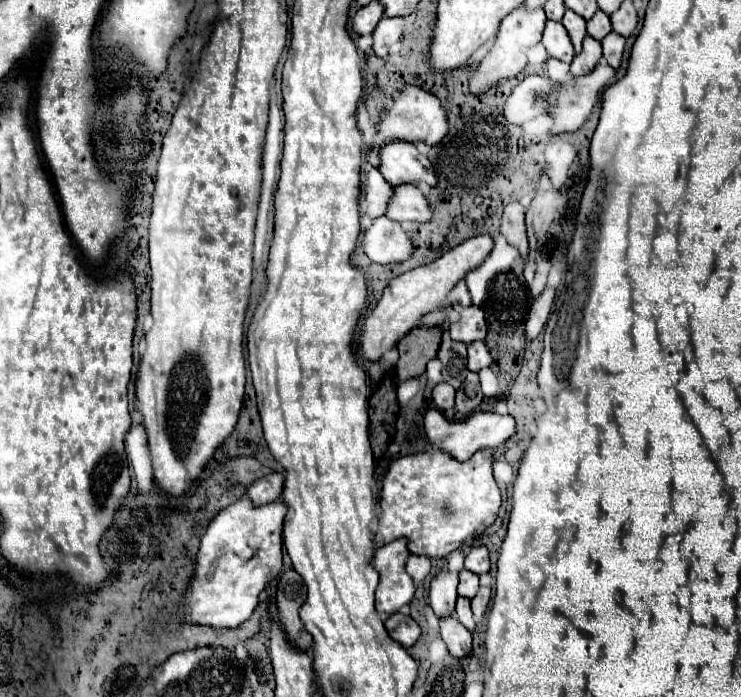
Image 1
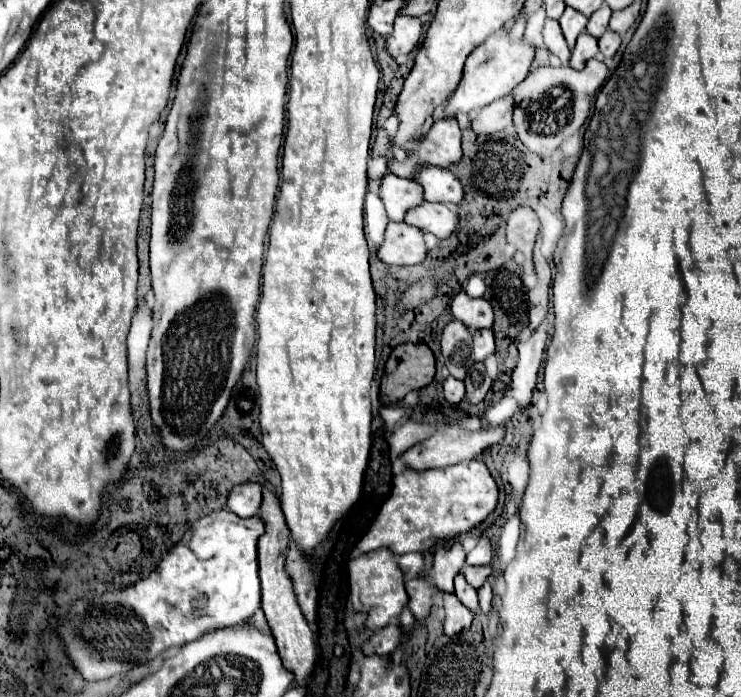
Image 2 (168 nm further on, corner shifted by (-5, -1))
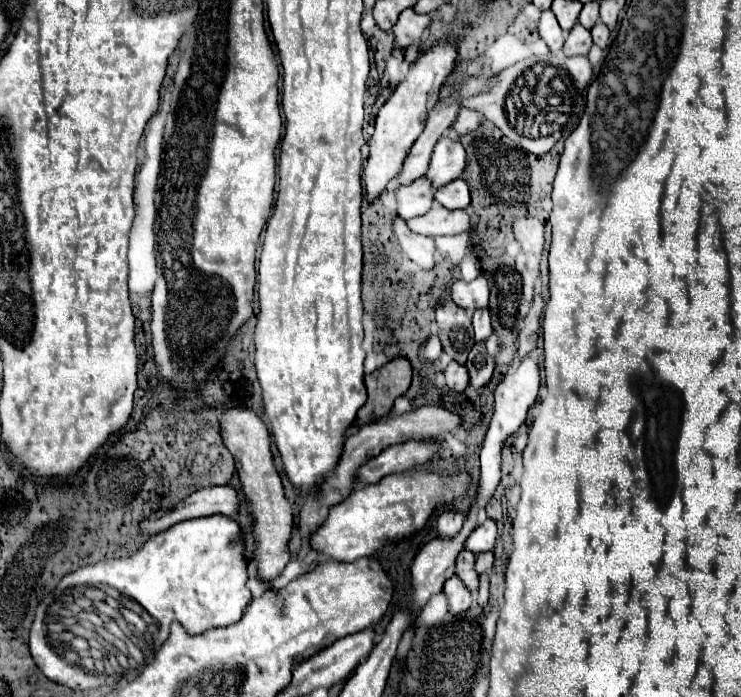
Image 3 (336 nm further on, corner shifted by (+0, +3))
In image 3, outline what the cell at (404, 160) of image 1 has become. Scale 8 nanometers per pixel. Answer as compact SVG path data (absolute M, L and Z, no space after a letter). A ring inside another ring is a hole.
M454 179L446 183L446 187L436 189L434 199L442 203L446 209L466 209L470 205L470 193L464 179Z

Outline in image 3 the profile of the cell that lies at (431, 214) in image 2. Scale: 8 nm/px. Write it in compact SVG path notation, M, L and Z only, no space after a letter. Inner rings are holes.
M434 203L432 209L426 215L410 219L406 225L414 233L430 235L430 237L436 237L436 235L460 235L460 233L468 231L470 217L462 209L450 211L450 209L442 207L440 203Z

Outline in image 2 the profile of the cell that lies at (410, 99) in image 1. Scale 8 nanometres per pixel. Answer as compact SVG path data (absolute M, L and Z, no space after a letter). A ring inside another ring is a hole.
M439 119L431 129L431 137L419 141L417 155L409 155L405 161L393 161L391 167L395 175L415 179L421 167L443 167L449 169L459 163L461 151L461 131L455 119Z

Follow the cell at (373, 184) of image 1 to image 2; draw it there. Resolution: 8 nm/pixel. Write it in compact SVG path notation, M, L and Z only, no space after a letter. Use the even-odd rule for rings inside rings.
M385 175L381 183L381 201L385 203L391 221L403 221L407 211L419 207L425 201L423 187L397 175Z

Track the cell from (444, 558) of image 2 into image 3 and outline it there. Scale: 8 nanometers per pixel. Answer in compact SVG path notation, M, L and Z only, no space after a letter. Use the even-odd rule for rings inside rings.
M444 511L438 517L436 529L438 529L440 537L452 539L454 535L458 535L458 531L462 529L462 525L464 525L464 515L460 511Z

